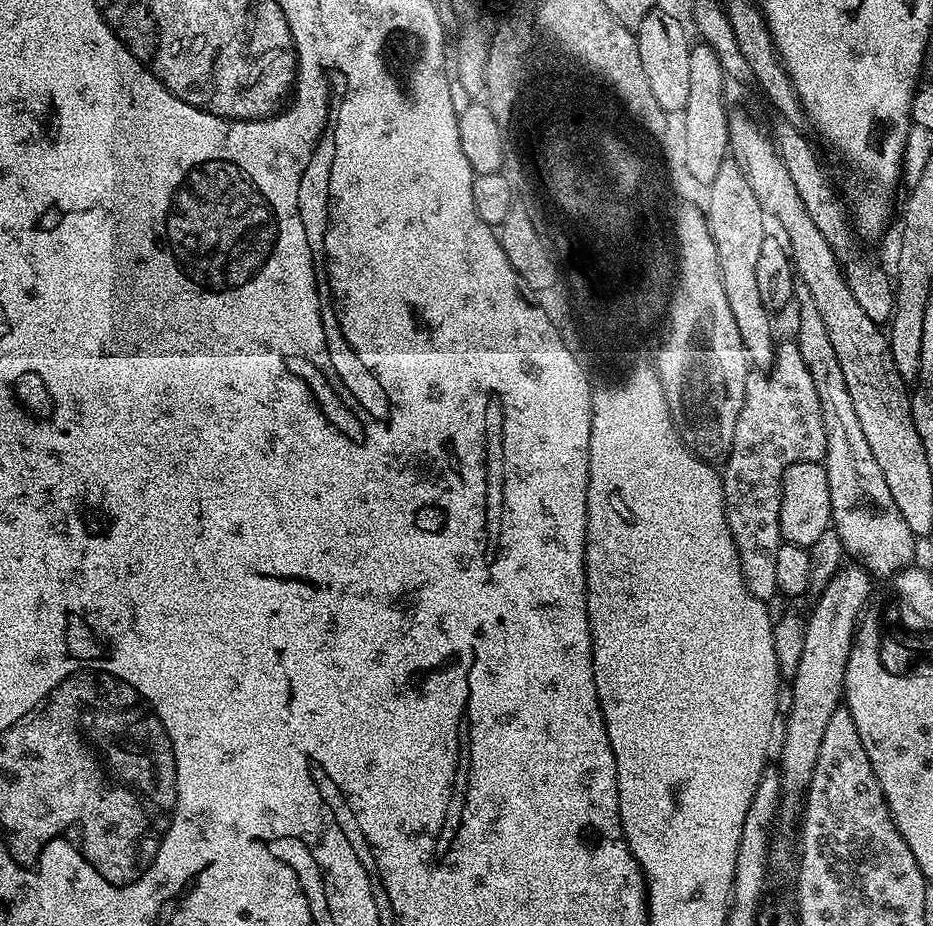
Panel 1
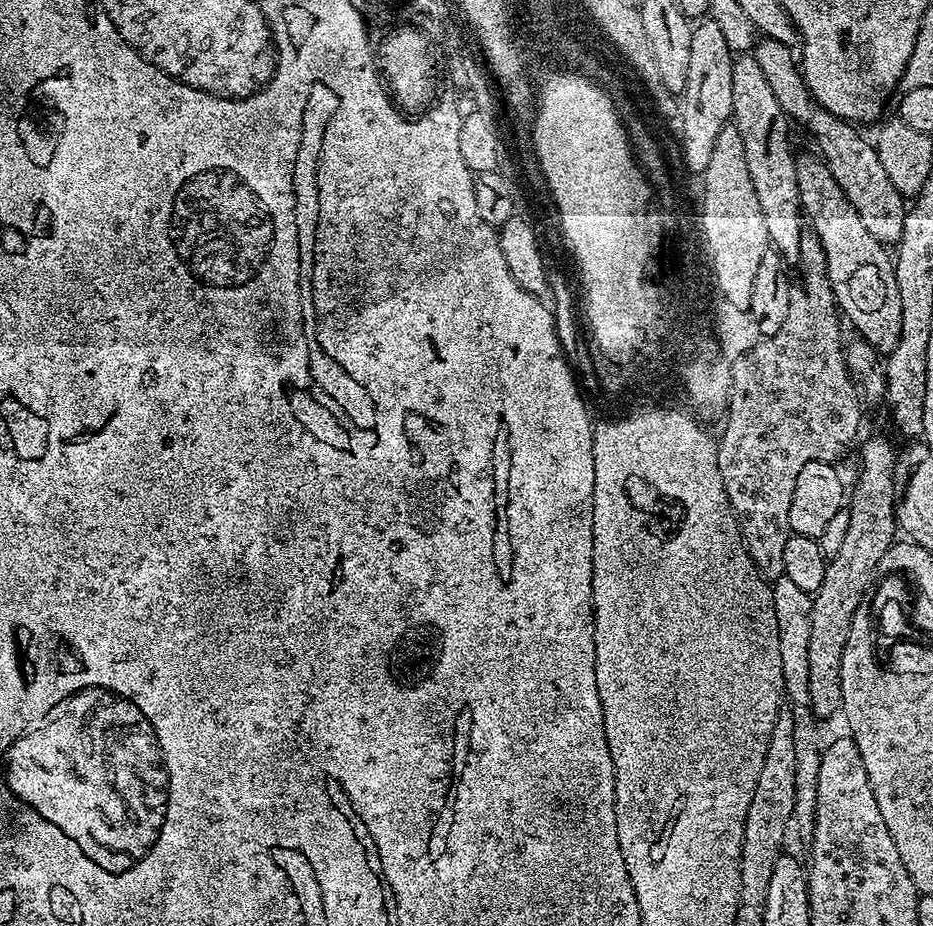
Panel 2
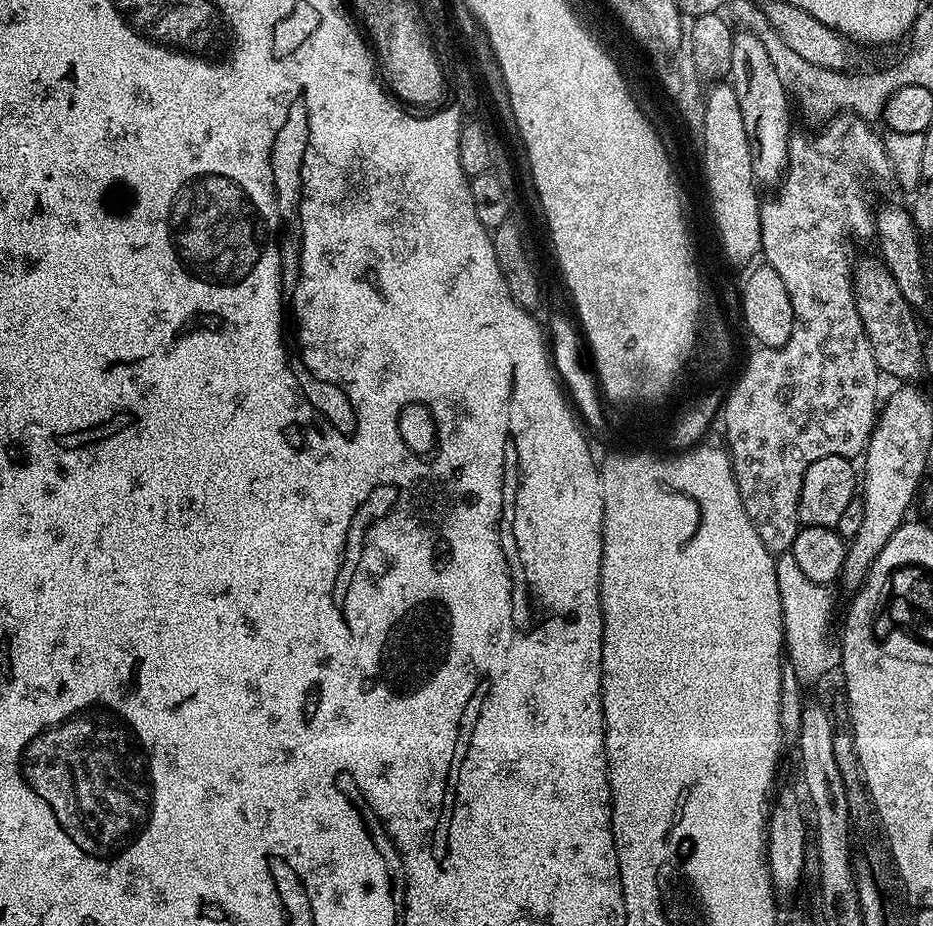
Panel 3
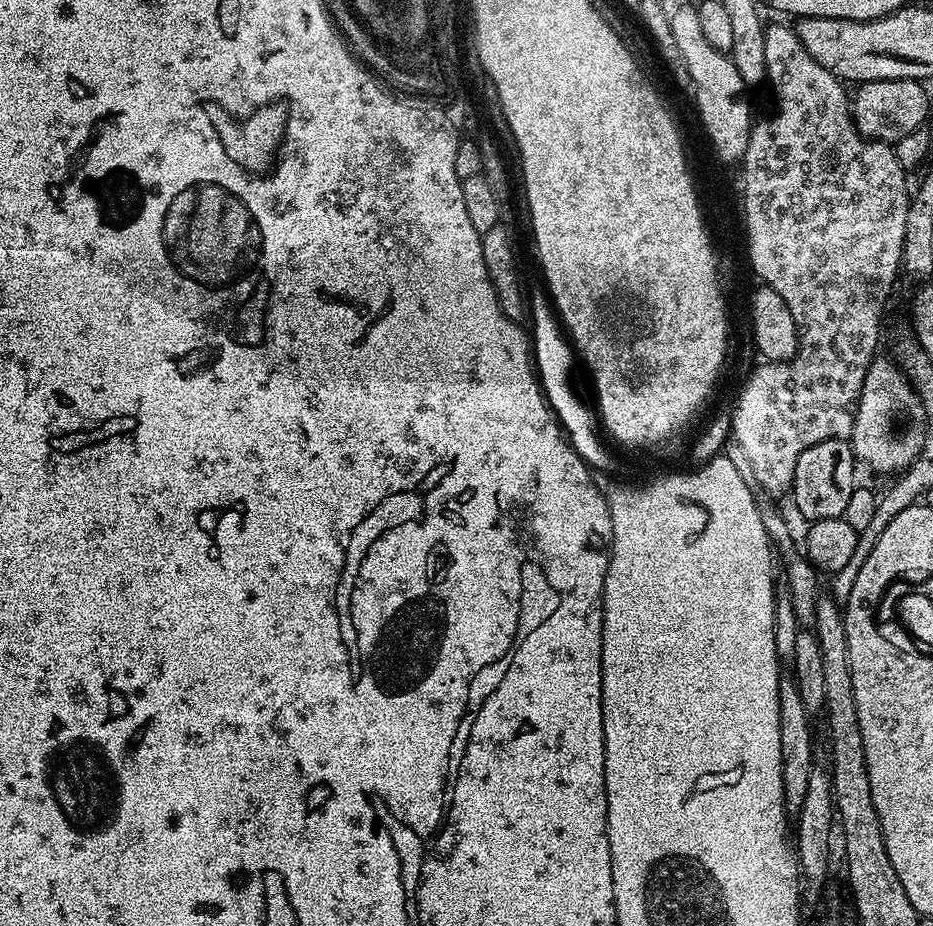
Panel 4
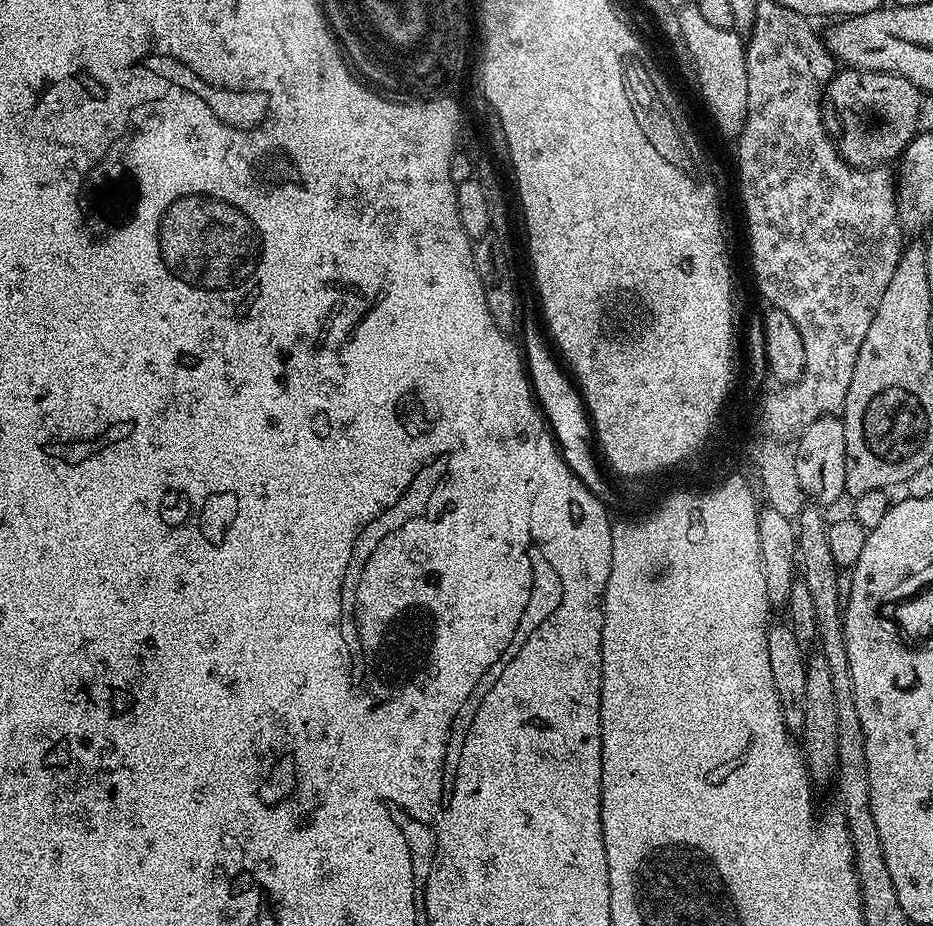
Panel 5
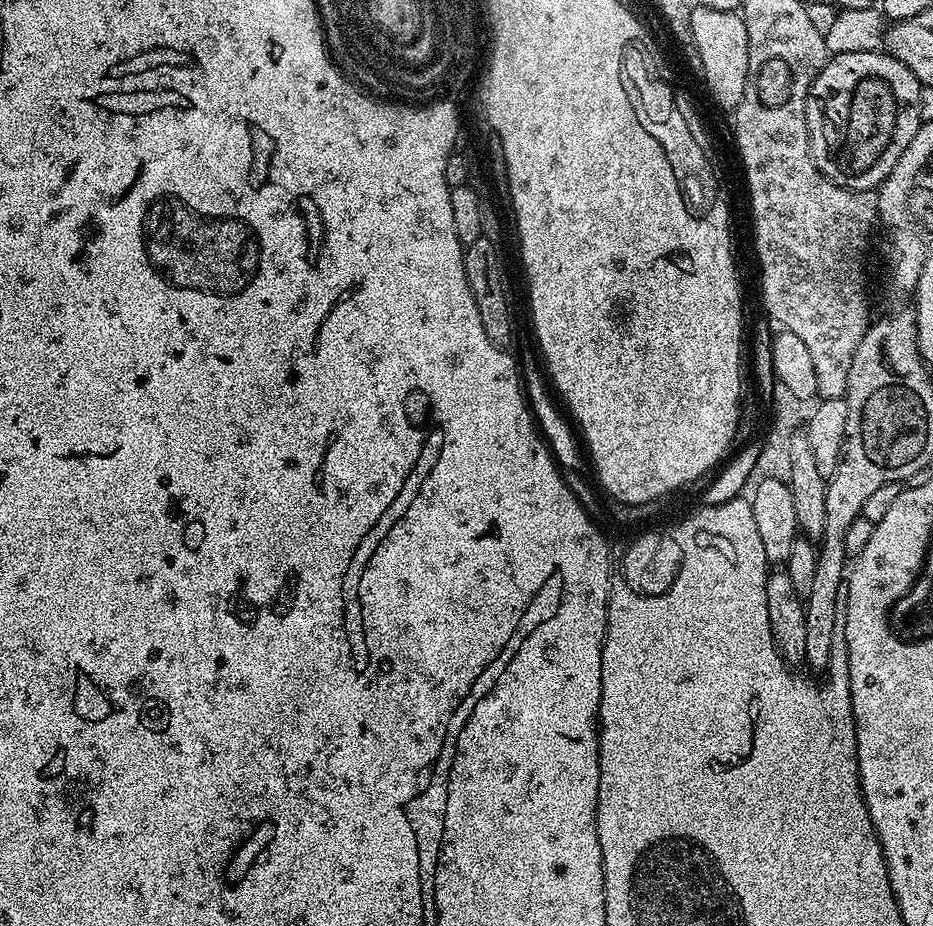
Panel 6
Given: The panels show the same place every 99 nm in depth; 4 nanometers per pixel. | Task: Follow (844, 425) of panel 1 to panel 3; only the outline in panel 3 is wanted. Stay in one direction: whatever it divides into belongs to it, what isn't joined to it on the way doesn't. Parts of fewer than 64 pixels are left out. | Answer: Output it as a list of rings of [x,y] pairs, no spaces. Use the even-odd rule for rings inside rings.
[[[745,30],[733,31],[727,79],[742,109],[742,122],[746,125],[746,138],[750,142],[752,173],[761,185],[775,185],[788,167],[788,139],[794,135],[794,108],[758,34]]]

